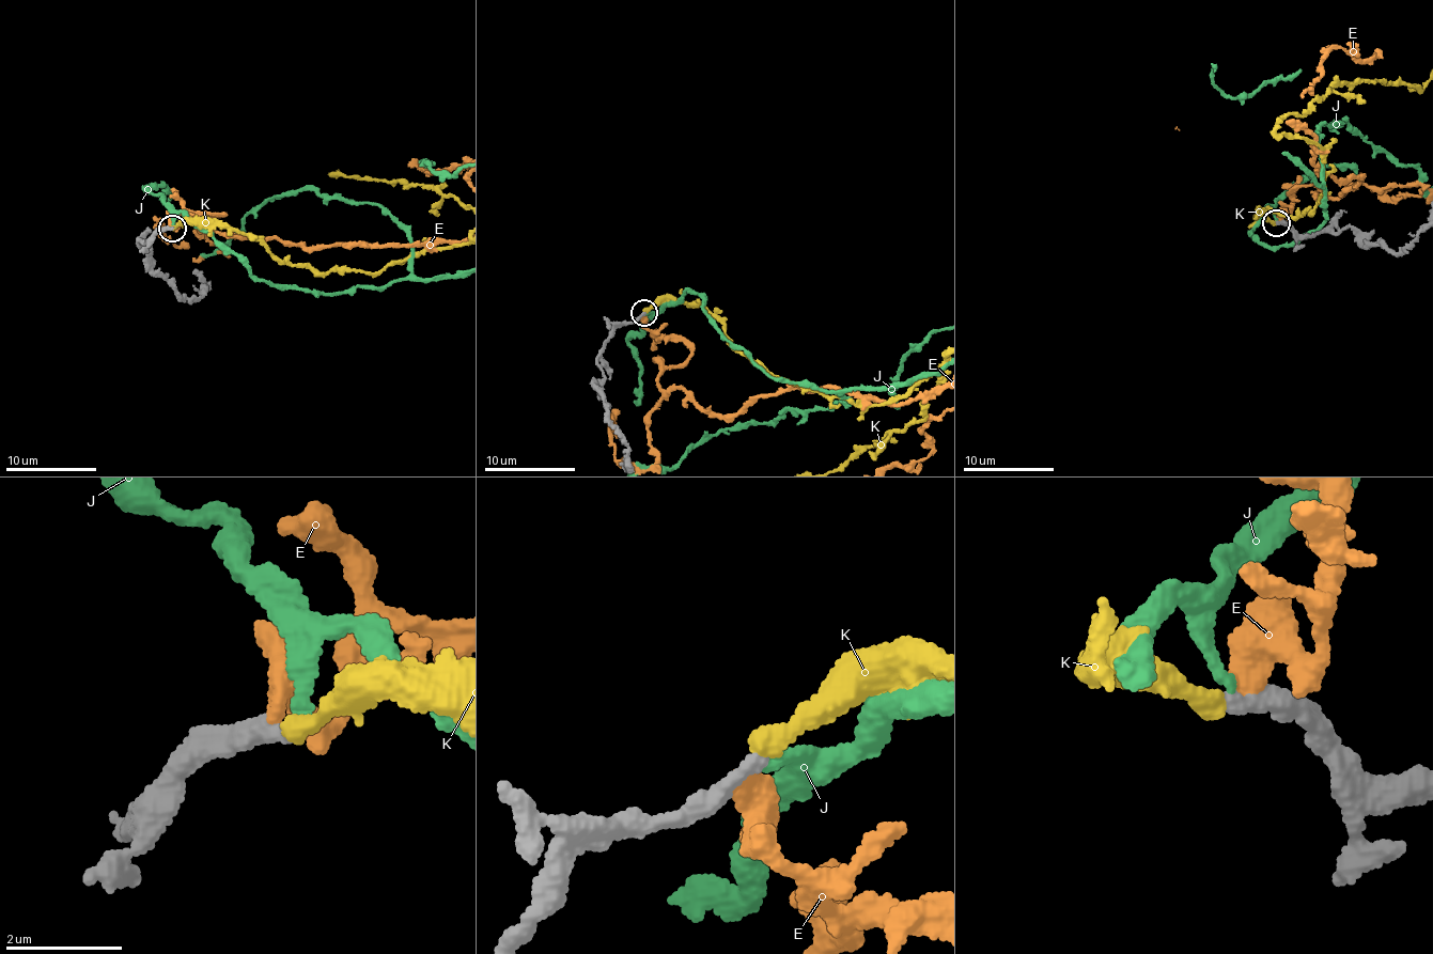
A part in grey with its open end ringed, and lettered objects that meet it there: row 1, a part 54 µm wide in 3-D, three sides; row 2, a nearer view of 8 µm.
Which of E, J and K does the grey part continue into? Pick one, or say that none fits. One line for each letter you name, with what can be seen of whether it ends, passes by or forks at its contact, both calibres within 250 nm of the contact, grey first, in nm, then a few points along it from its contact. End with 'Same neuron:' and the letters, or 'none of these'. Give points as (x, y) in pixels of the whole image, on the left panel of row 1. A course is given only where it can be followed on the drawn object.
K: it ends | 260/360 nm
Same neuron: K

